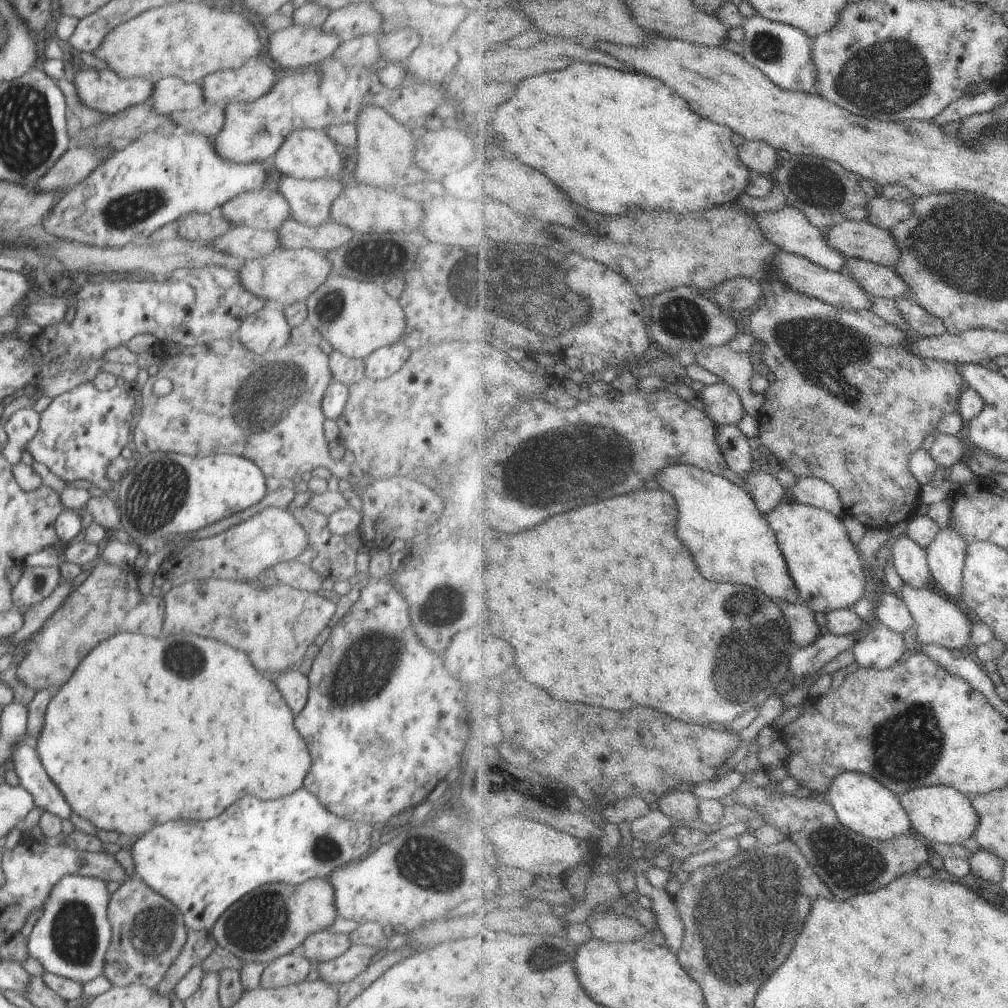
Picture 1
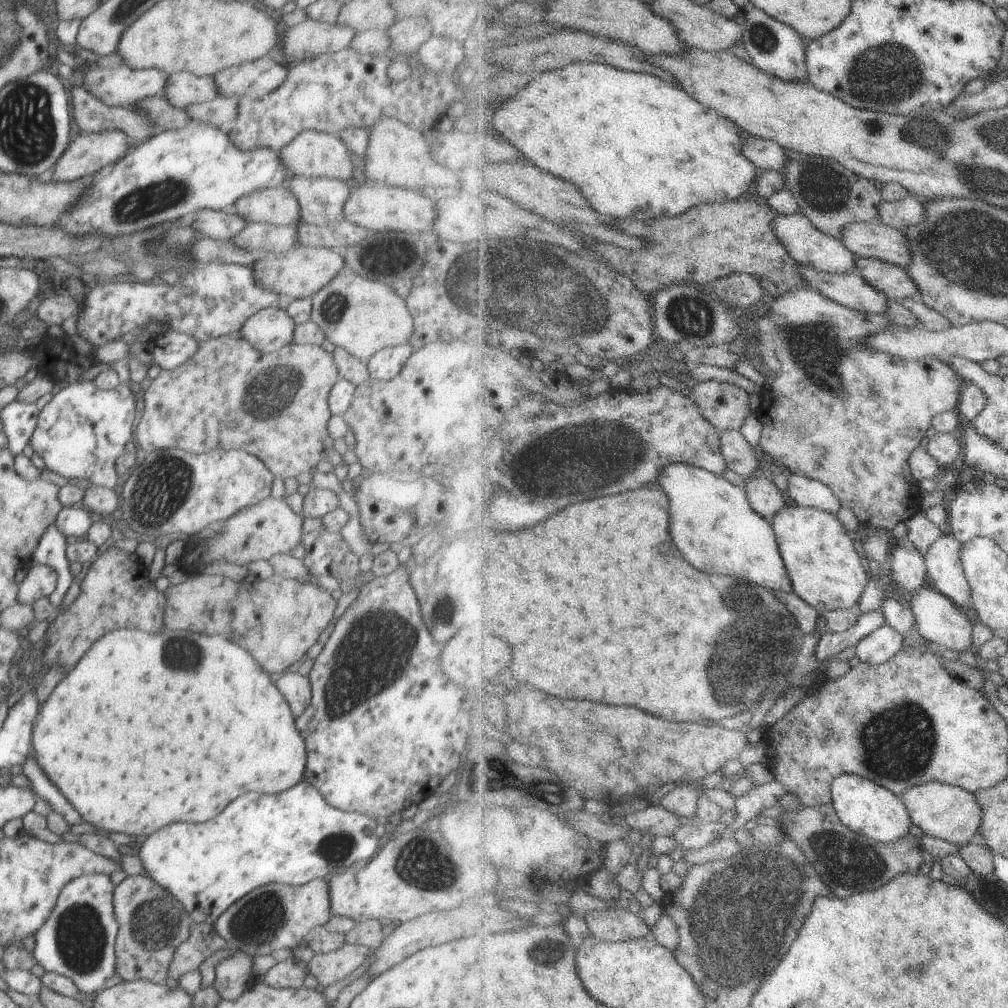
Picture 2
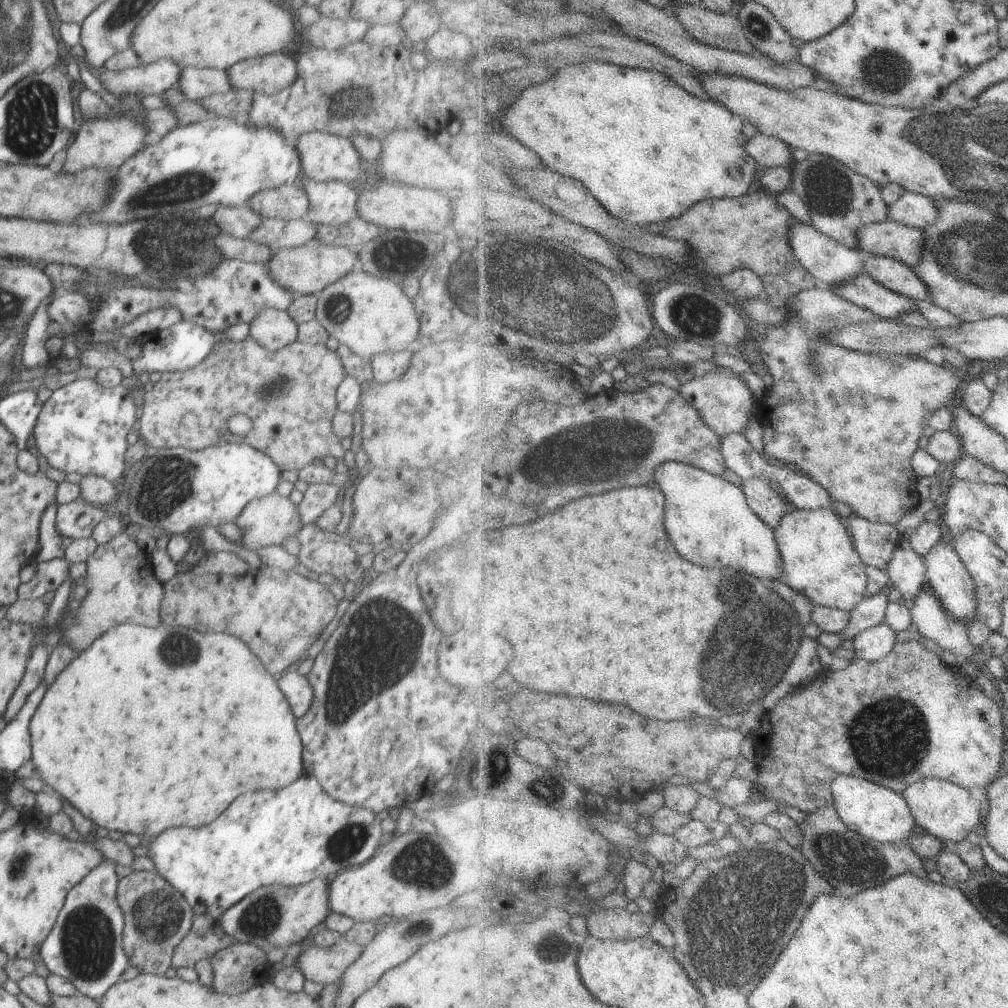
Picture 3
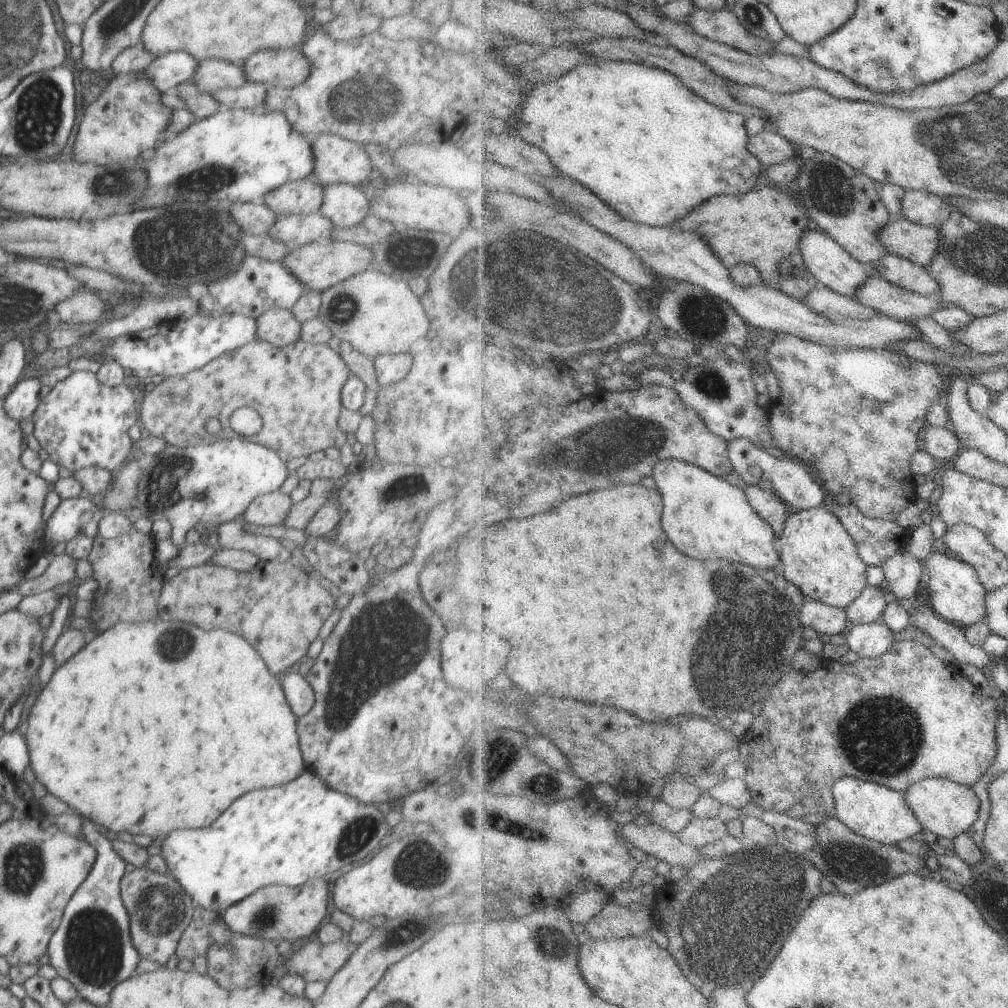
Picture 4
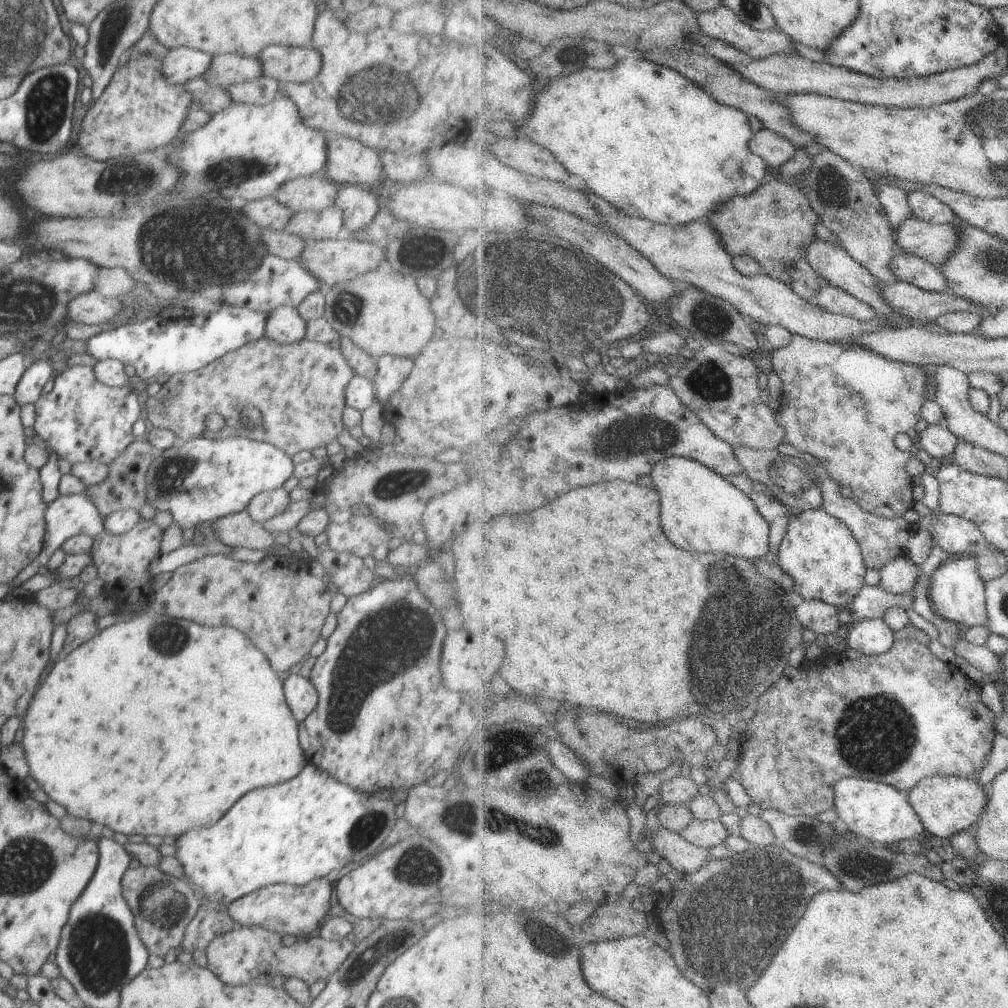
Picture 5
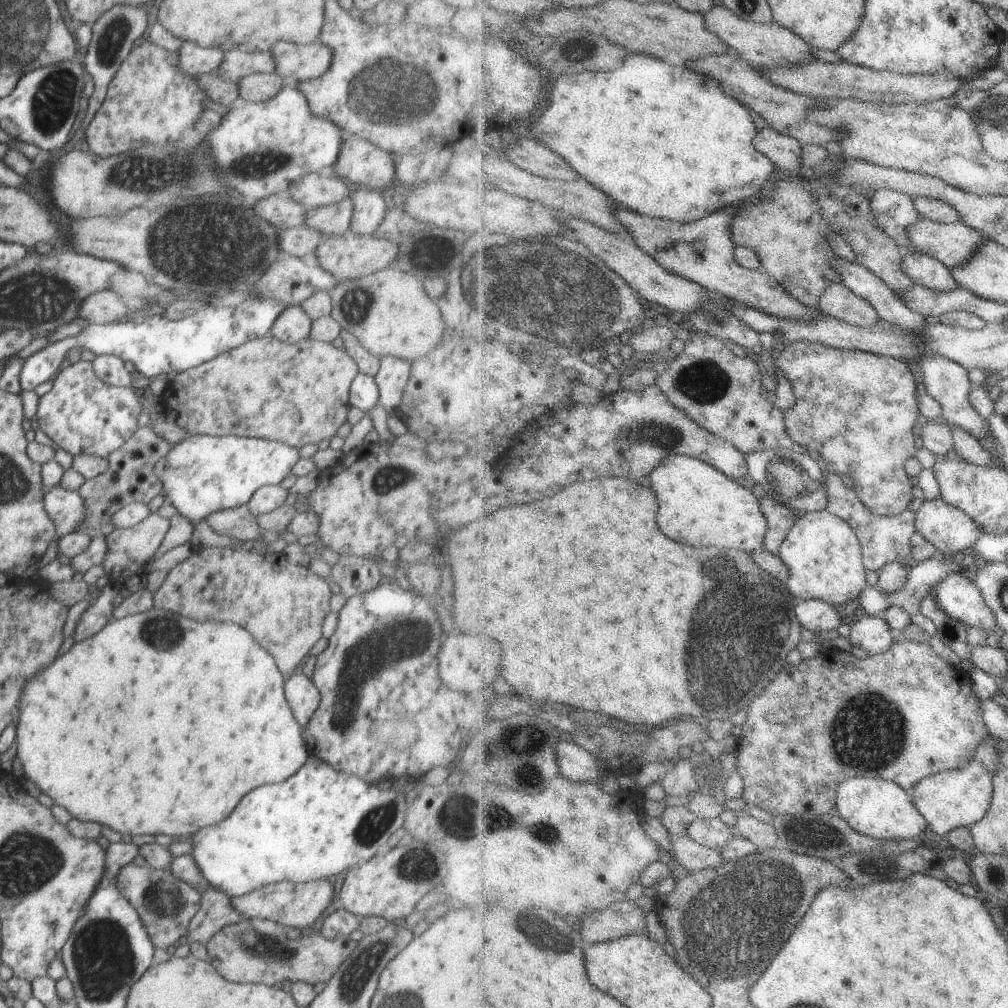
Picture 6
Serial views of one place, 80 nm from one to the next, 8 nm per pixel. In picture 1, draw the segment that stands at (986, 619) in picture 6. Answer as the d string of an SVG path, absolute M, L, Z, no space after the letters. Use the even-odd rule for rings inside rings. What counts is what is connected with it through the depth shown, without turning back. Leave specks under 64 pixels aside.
M950 524L934 535L927 546L927 565L934 580L950 596L962 596L963 568L968 542Z

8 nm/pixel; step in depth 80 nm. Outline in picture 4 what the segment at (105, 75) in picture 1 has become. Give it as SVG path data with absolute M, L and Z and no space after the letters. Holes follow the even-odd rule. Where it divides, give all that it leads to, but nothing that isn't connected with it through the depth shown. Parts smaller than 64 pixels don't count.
M183 50L168 53L156 57L143 70L143 76L150 79L159 92L164 94L174 91L178 85L190 81L197 64L197 60Z

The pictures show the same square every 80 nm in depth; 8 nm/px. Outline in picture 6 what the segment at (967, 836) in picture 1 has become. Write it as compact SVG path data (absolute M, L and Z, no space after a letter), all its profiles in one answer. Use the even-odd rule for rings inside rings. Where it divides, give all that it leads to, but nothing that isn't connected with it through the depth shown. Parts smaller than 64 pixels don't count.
M989 733L988 740L984 740L984 742L976 748L976 753L974 758L972 758L971 764L968 764L966 768L940 772L927 779L923 779L920 785L913 790L916 806L918 806L924 818L928 821L930 836L934 838L934 840L955 831L956 828L971 828L986 816L993 794L993 778L1003 765L1005 765L1004 757L1002 753L998 751L997 746L997 738Z

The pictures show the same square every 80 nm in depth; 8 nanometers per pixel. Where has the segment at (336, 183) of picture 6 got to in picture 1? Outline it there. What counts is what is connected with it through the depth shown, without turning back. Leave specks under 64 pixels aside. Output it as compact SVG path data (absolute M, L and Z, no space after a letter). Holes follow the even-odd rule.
M272 188L243 192L216 211L234 227L248 225L263 231L277 229L289 216L286 199Z

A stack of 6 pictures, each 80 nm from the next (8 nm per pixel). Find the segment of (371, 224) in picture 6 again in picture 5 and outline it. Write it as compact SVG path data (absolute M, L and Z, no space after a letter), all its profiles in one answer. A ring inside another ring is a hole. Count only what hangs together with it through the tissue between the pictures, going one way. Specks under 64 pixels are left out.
M339 185L335 207L343 212L343 227L350 230L364 231L366 224L377 218L378 204L374 204L374 196L360 186Z

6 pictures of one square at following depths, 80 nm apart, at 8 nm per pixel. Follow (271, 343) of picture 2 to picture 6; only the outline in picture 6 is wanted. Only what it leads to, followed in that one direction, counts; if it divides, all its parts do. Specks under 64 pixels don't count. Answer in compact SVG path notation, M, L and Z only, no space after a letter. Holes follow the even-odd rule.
M290 305L276 318L272 326L272 336L282 342L298 343L308 338L310 332L310 318L300 305Z

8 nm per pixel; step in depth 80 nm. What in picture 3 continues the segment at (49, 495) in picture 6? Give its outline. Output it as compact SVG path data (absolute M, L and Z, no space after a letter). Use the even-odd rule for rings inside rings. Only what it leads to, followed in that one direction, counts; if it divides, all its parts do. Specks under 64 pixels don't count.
M82 496L57 506L56 526L59 533L73 539L90 539L96 524L108 518L107 509L86 502Z

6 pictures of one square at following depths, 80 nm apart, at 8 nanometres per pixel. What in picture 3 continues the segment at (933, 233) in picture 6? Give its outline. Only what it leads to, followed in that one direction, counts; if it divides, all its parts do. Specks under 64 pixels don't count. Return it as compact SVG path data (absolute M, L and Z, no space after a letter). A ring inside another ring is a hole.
M886 220L863 228L859 250L866 256L894 257L915 269L923 254L924 235L921 229Z

